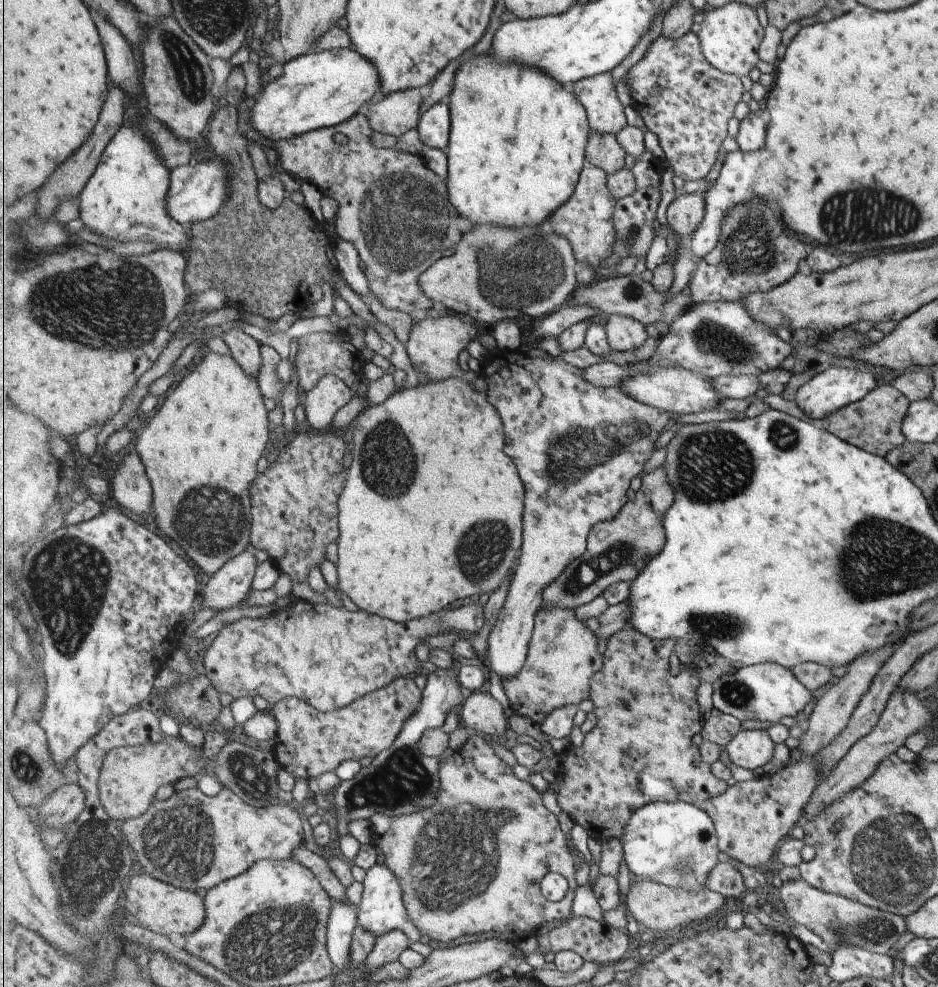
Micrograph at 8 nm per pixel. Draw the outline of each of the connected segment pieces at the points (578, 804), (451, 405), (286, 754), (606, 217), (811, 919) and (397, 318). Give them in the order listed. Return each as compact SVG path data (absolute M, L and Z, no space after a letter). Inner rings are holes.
M633 625L625 627L623 630L616 632L608 638L606 651L604 652L604 667L592 680L592 694L590 699L594 703L595 715L597 716L597 724L587 734L585 734L583 744L579 747L572 745L561 751L559 758L559 768L556 782L556 793L553 799L559 805L560 809L567 814L571 814L573 822L581 825L593 838L599 840L609 840L610 838L618 838L621 840L624 835L625 825L632 818L633 814L646 804L655 801L685 801L689 804L705 804L707 800L716 796L725 794L730 787L729 784L718 776L715 776L712 764L703 760L700 746L693 744L693 736L703 730L703 718L701 718L701 708L699 708L699 700L697 700L697 688L699 688L699 671L685 670L679 676L671 676L669 672L669 660L675 652L677 642L675 639L654 639L653 636L646 635L637 630Z
M453 377L435 383L419 384L412 389L403 388L402 391L391 395L381 404L369 404L355 422L352 439L352 461L348 468L348 483L343 496L340 498L340 541L338 542L339 558L336 566L339 582L336 589L345 592L350 600L365 612L382 616L383 619L389 619L396 623L422 619L444 611L453 602L463 600L463 598L473 600L488 598L490 594L495 592L495 588L499 588L516 568L524 544L525 486L521 482L521 476L519 476L515 462L503 452L505 450L505 428L503 428L499 412L489 404L487 395L475 392L471 385L472 383L459 377ZM491 522L505 524L505 526L503 528L487 526Z
M399 677L343 708L326 713L297 697L280 700L273 706L279 725L274 748L278 763L293 776L309 780L325 772L335 773L346 760L358 761L367 756L373 759L393 746L406 720L418 711L423 695L413 678Z
M587 163L573 196L549 220L557 234L571 241L578 262L590 263L594 268L601 267L606 259L612 259L617 242L614 225L617 200L609 190L608 175L605 169Z
M802 879L784 882L778 888L778 896L786 915L822 938L831 952L838 946L851 945L885 955L906 930L904 917L901 915L866 907L843 896L824 893Z
M375 295L367 304L367 308L376 320L386 324L393 331L395 338L402 345L405 346L409 342L412 316L401 310L384 307Z

